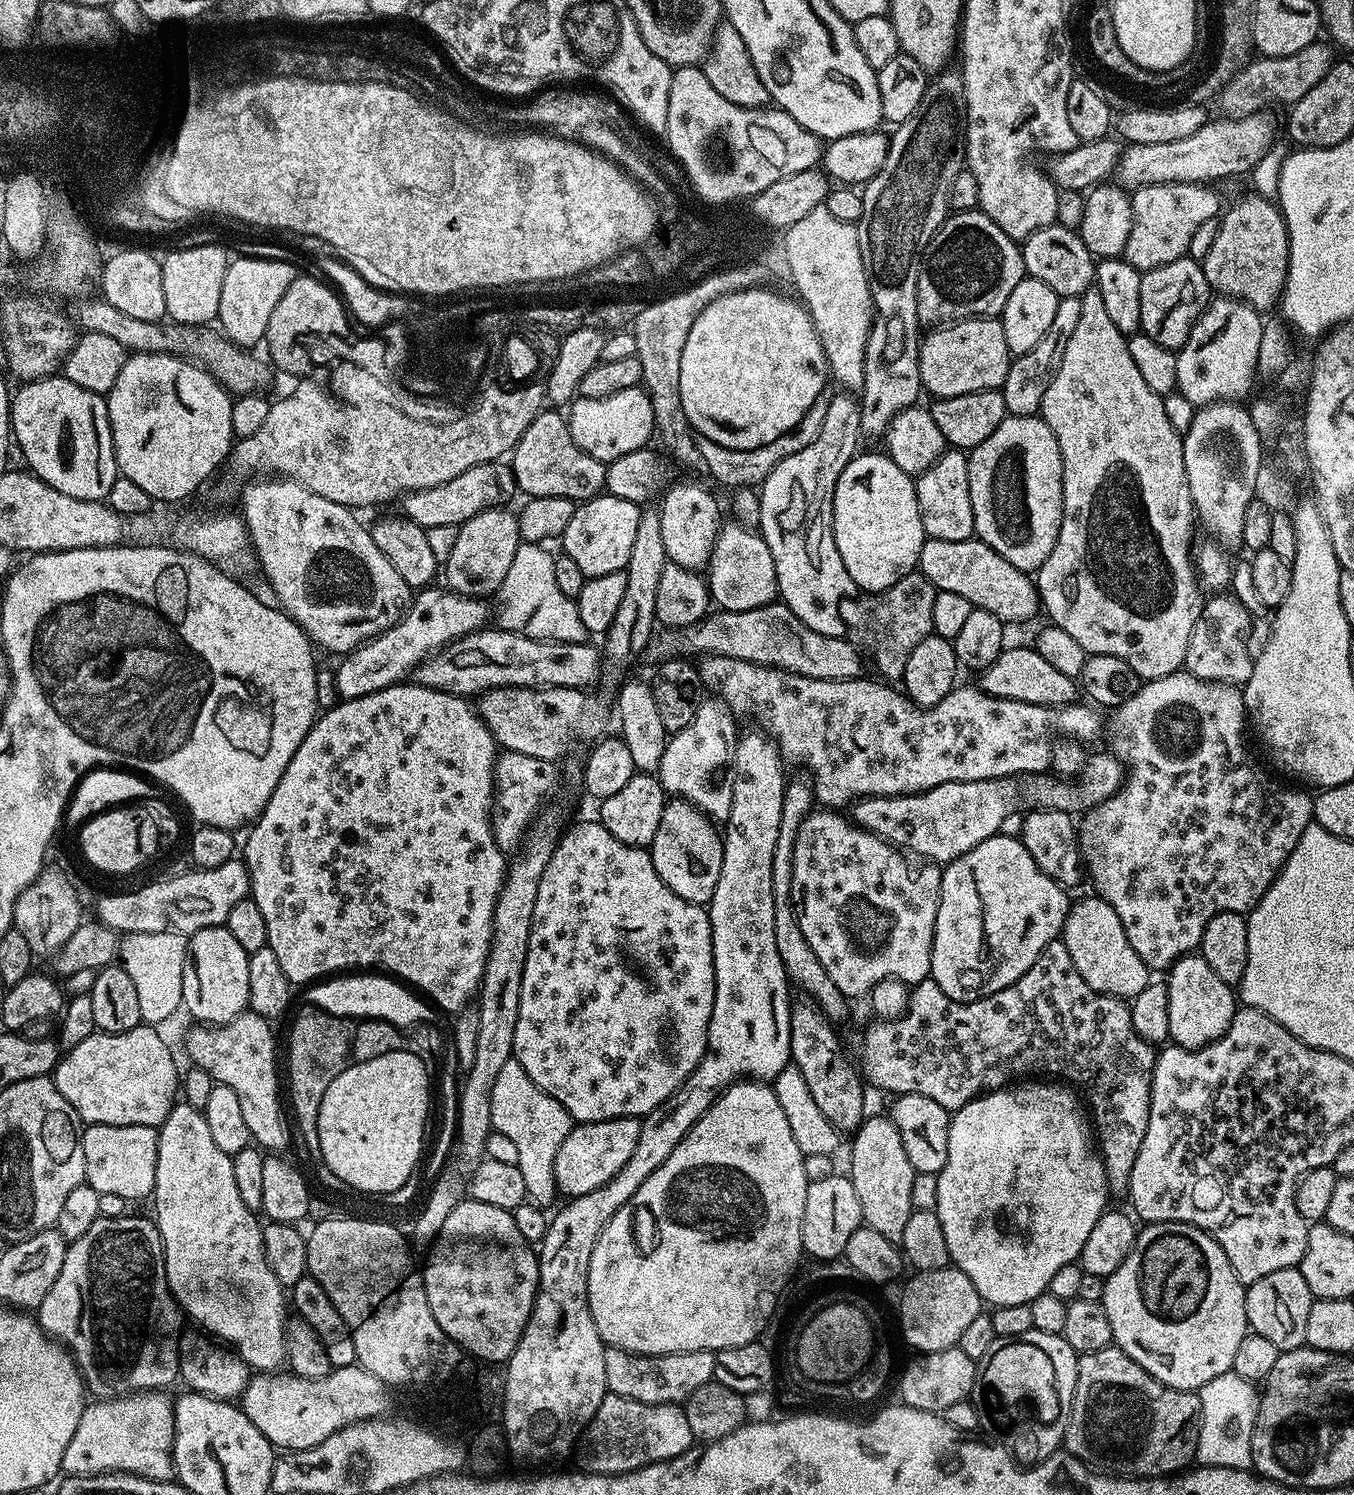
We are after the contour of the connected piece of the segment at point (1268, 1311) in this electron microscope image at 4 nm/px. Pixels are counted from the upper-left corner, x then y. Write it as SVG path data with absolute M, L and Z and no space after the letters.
M1299 1267L1274 1270L1274 1274L1266 1274L1266 1278L1258 1278L1258 1282L1247 1285L1244 1305L1249 1329L1255 1335L1266 1338L1266 1342L1270 1342L1270 1346L1280 1353L1305 1347L1306 1318L1310 1318L1313 1299L1310 1286L1306 1286L1306 1278L1302 1278Z

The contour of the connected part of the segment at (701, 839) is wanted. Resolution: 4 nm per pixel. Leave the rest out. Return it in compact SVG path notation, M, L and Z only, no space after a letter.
M672 798L667 801L662 810L662 822L658 822L658 834L654 834L650 845L654 870L682 898L686 898L695 904L707 905L714 894L714 886L718 886L718 878L722 870L722 858L724 857L724 844L721 833L716 832L717 825L709 820L699 809L692 804L679 798Z

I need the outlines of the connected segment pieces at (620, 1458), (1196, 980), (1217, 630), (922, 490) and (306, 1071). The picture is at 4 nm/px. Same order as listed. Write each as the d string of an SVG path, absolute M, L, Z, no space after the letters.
M608 1392L601 1400L597 1413L580 1436L574 1449L574 1460L577 1460L579 1471L594 1476L625 1476L639 1468L645 1468L658 1462L666 1462L670 1458L678 1458L694 1447L690 1422L686 1422L686 1414L679 1404L646 1404L634 1402L634 1398L622 1398L618 1394Z
M1199 954L1181 956L1172 962L1166 972L1168 985L1168 1013L1170 1014L1170 1030L1168 1031L1171 1043L1181 1048L1201 1048L1219 1038L1232 1025L1234 1014L1238 1011L1238 996L1233 985L1222 982L1214 970L1210 970L1210 962L1206 962Z
M1228 594L1211 595L1208 598L1210 600L1203 603L1200 617L1196 620L1190 642L1186 646L1184 668L1192 676L1209 684L1236 686L1247 681L1250 671L1250 656L1244 653L1244 644L1240 640L1251 634L1252 616L1242 601L1224 595Z
M946 450L925 472L915 477L915 482L925 537L946 542L973 539L976 527L970 502L970 474L968 458L963 451Z
M304 1006L292 1024L292 1033L288 1036L286 1092L292 1095L296 1124L310 1146L318 1145L318 1110L322 1106L322 1098L326 1090L330 1090L330 1082L334 1082L334 1078L338 1078L350 1063L353 1027L351 1019L313 1006Z

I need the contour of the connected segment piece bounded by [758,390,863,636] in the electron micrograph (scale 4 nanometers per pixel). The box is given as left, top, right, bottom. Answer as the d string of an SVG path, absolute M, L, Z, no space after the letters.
M840 390L830 402L827 401L825 418L817 437L808 446L797 453L790 454L770 470L770 474L759 485L760 494L760 527L758 529L764 541L768 543L770 558L774 558L776 571L776 587L779 599L810 630L818 630L818 634L827 636L844 636L846 629L842 622L840 604L849 599L857 591L857 586L850 578L846 566L842 562L842 554L838 554L838 546L832 533L832 503L834 490L842 470L857 455L856 448L862 441L861 408L859 397L848 390Z

